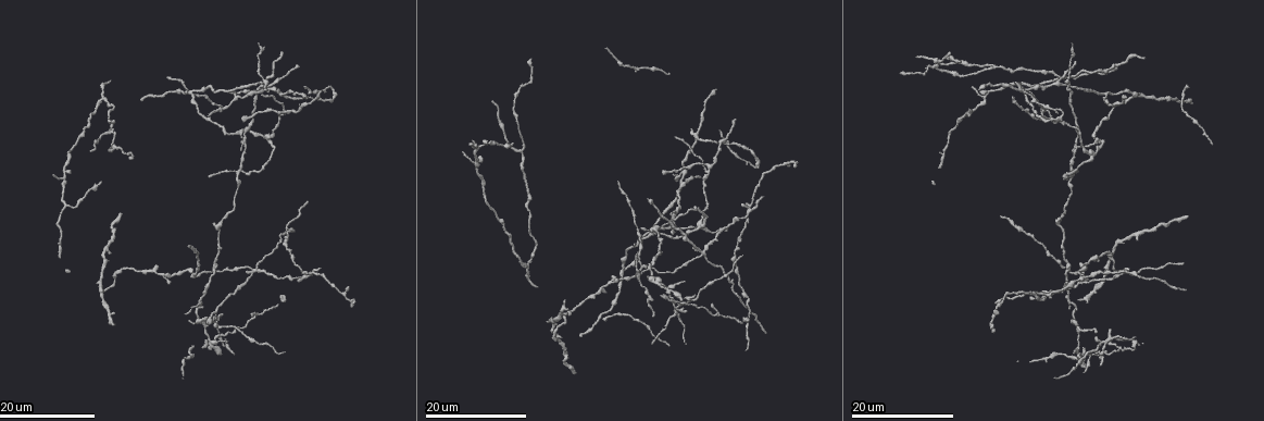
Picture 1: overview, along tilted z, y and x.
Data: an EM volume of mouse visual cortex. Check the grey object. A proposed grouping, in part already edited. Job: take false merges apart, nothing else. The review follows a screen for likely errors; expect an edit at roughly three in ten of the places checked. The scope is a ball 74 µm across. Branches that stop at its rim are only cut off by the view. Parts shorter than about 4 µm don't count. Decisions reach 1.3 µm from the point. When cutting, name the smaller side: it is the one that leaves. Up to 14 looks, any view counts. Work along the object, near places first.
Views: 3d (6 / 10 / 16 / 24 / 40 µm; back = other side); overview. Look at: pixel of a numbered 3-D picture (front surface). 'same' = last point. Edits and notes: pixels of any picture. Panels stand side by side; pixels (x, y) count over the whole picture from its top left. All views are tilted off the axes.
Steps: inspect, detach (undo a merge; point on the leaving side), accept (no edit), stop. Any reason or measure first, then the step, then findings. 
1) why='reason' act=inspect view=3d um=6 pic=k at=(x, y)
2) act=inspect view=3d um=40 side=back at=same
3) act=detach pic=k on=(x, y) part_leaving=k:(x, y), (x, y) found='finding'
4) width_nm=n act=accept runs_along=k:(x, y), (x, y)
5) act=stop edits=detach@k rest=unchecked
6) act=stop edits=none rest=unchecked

why='sudden change in width' act=inspect view=3d um=24 pic=1 at=(114, 273)

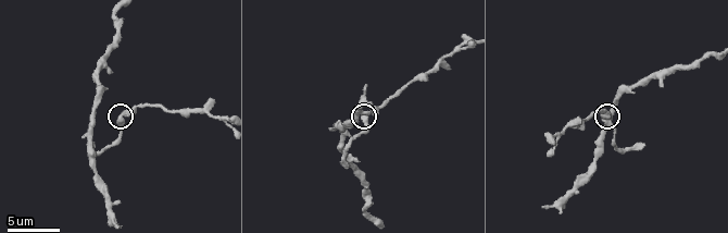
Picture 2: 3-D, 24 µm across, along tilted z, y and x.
why='zoom in' act=inspect view=3d um=10 pic=2 at=(121, 120)

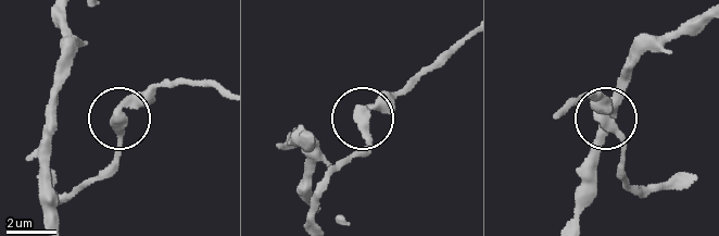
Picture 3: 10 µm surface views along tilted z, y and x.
act=accept found='one neuron here'

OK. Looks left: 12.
why='four or more arms meet' act=inspect view=3d um=24 pic=1 at=(239, 169)

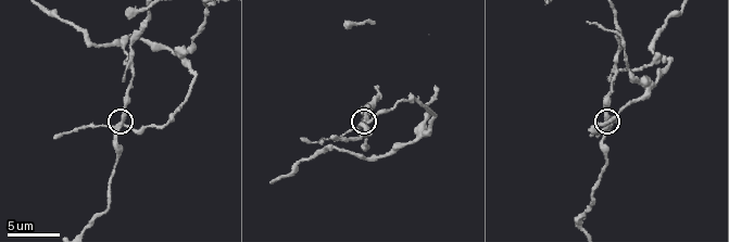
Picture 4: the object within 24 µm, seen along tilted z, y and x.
act=inspect view=3d um=6 pic=4 at=(119, 125)

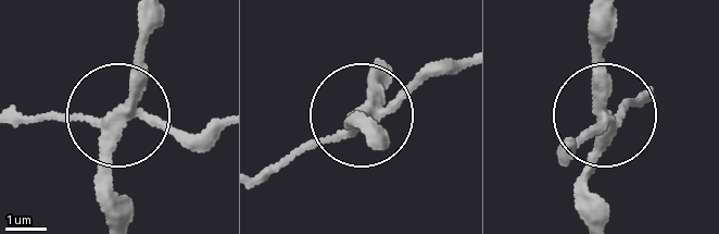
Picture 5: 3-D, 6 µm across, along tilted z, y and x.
act=detach pic=5 on=(137, 77) part_leaving=5:(111, 128), (114, 210) found='a second neuron is stuck on'

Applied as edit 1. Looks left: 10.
act=inspect view=overview

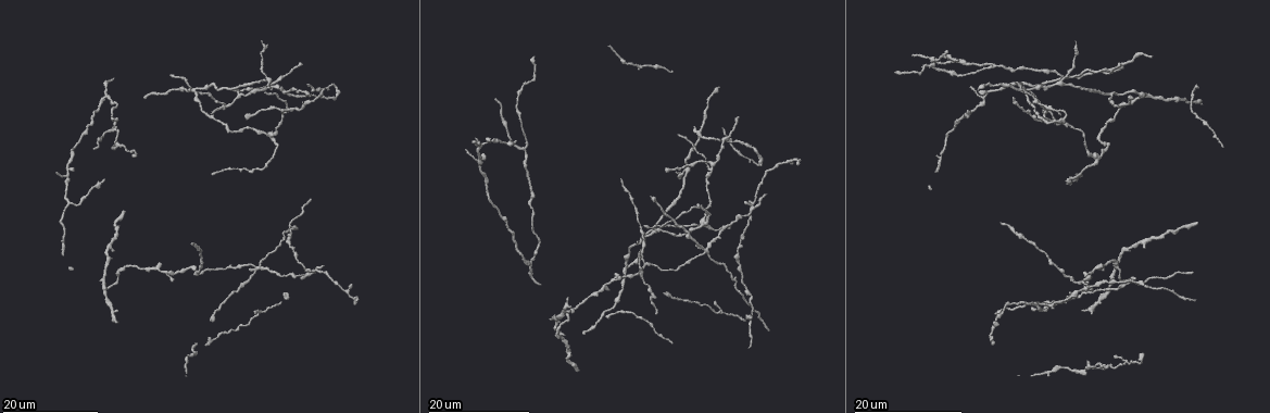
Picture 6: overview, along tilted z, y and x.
why='looks like a crossing' act=inspect view=3d um=16 pic=6 at=(700, 135)

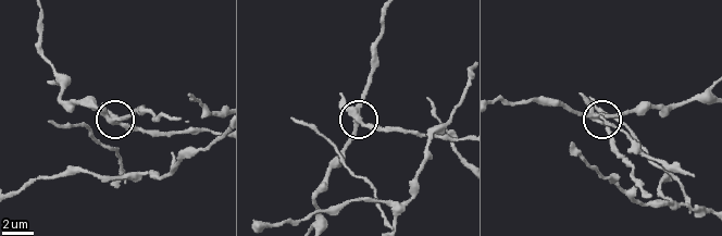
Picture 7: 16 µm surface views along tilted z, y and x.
act=inspect view=3d um=10 pic=7 at=(115, 123)

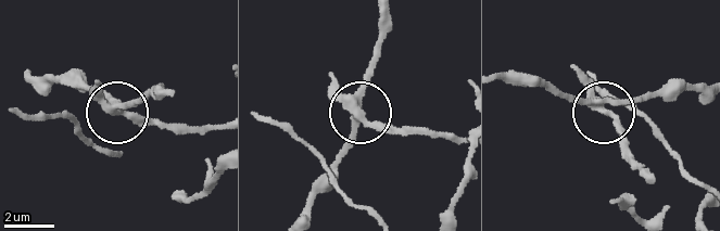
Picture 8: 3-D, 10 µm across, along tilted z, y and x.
side_arm_um=29 act=detach pic=8 on=(130, 118) part_leaving=8:(112, 107), (126, 116), (217, 128) found='a second neuron is stuck on'

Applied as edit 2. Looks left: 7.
why='thin arm on a thick one' act=inspect view=3d um=24 pic=6 at=(1044, 302)

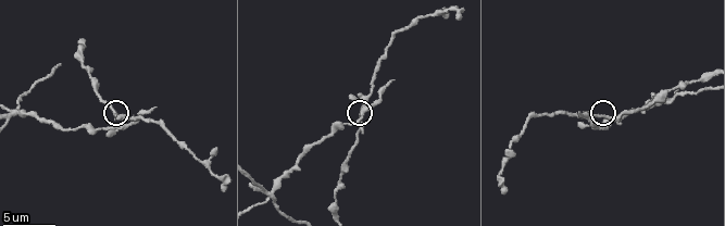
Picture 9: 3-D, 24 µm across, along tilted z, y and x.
act=inspect view=3d um=6 pic=9 at=(598, 116)

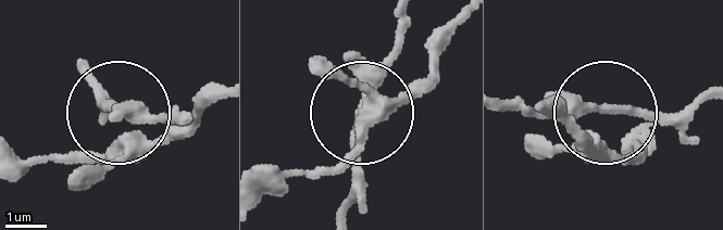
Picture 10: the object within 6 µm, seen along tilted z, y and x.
act=accept found='one neuron here'

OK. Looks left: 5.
why='arms run side by side' act=inspect view=3d um=16 pic=9 at=(12, 113)

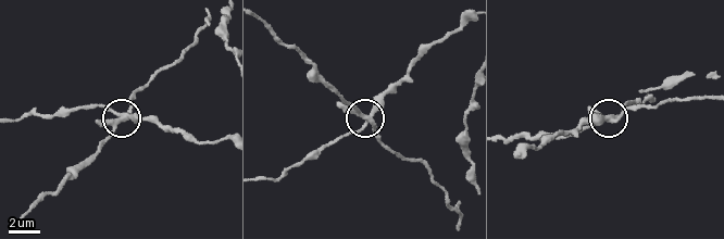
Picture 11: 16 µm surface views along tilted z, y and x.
width_nm=330 act=detach pic=11 on=(109, 122) part_leaving=11:(371, 120), (385, 143), (421, 162), (447, 202) found='a second neuron is stuck on'

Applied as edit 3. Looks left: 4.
act=inspect view=overview

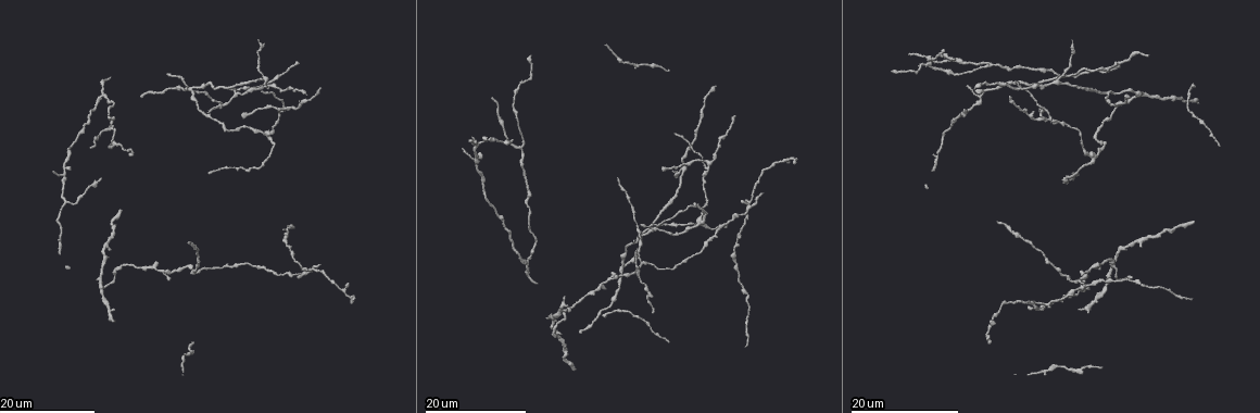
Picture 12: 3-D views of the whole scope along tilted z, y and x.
why='three arms meet' act=inspect view=3d um=16 pic=12 at=(519, 147)

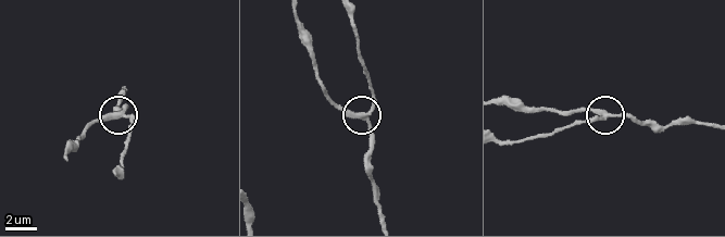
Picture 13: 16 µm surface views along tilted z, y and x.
act=inspect view=3d um=6 pic=13 at=(364, 115)

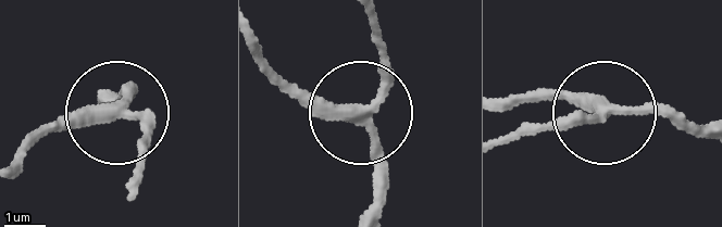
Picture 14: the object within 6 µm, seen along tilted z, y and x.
side_arm_um=14 arms=3 act=accept found='one neuron here'

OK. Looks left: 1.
act=stop edits=detach@5,detach@8,detach@11 rest=unchecked

